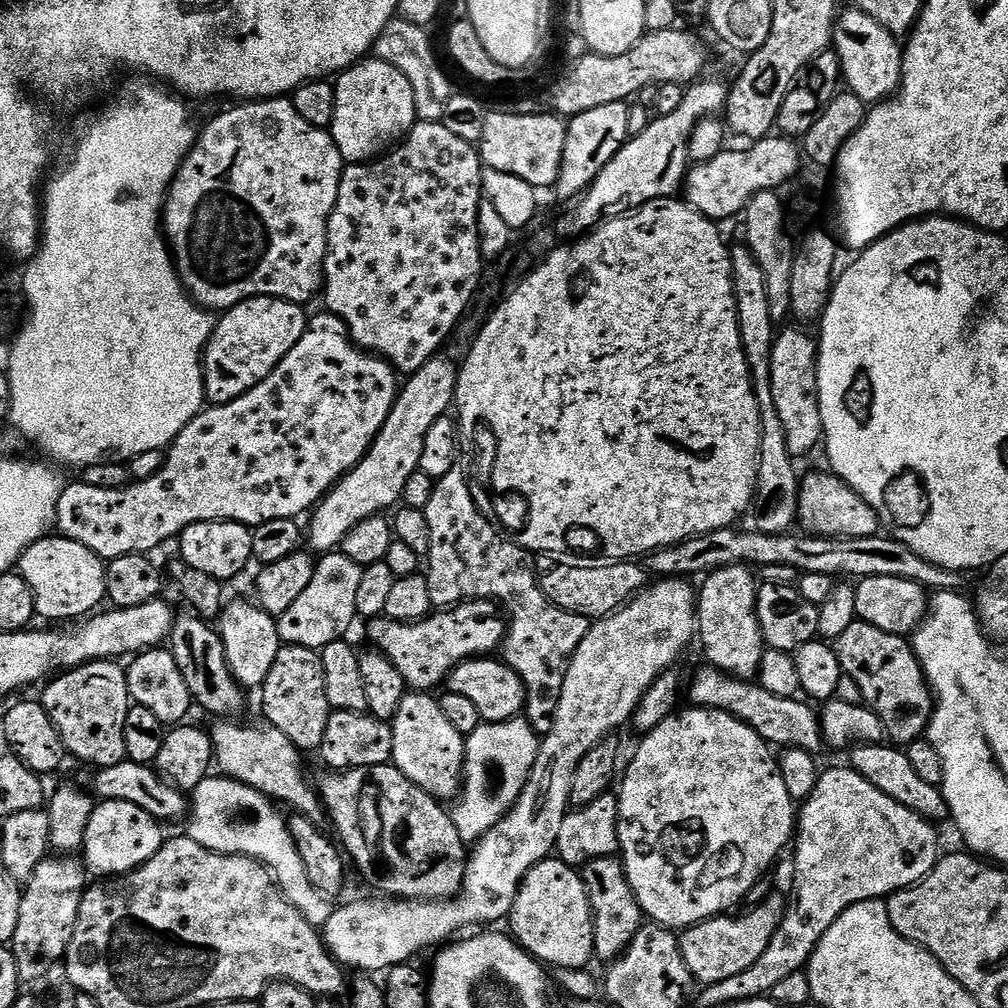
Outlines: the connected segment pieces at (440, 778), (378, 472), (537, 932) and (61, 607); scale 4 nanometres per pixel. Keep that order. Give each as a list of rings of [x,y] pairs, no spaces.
[[[420,690],[409,691],[402,698],[396,716],[390,723],[394,734],[391,763],[402,770],[410,782],[441,802],[448,802],[455,792],[461,791],[466,736],[465,733],[454,730],[446,714],[442,714],[442,706],[435,695]]]
[[[437,354],[426,362],[426,366],[422,366],[418,371],[411,373],[403,381],[396,398],[396,405],[386,418],[382,430],[372,441],[372,446],[363,460],[316,505],[311,513],[311,516],[313,515],[312,529],[309,532],[307,529],[306,540],[307,543],[308,540],[312,543],[310,548],[313,553],[327,554],[333,551],[337,546],[343,545],[346,534],[350,534],[350,530],[354,526],[358,526],[358,522],[362,522],[371,516],[387,513],[387,508],[389,510],[395,509],[401,503],[406,490],[406,482],[410,482],[410,478],[420,467],[422,442],[426,438],[426,430],[430,430],[430,426],[434,426],[434,422],[438,422],[438,418],[449,411],[448,407],[453,407],[457,375],[457,361],[447,360],[444,354]]]
[[[558,858],[538,862],[520,884],[510,913],[511,935],[541,964],[558,968],[589,967],[594,960],[594,922],[583,875]]]
[[[45,534],[35,540],[24,551],[18,565],[18,571],[34,594],[36,615],[44,620],[72,620],[75,616],[87,617],[95,613],[106,600],[106,564],[99,556],[95,556],[82,542],[74,542],[68,536]]]

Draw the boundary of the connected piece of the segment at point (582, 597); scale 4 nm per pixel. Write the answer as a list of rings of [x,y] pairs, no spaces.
[[[568,551],[542,552],[534,560],[534,571],[540,588],[558,607],[566,609],[567,612],[589,618],[611,616],[629,600],[639,596],[649,583],[649,573],[639,563],[595,564],[588,556],[575,556]]]

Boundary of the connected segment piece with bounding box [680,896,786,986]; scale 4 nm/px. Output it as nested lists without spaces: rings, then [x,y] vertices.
[[[772,896],[769,900],[762,901],[757,908],[742,913],[741,916],[736,916],[737,914],[715,916],[712,920],[704,920],[700,924],[695,924],[693,928],[683,929],[680,936],[680,949],[682,958],[686,958],[686,966],[690,966],[693,981],[700,983],[701,980],[701,985],[704,986],[720,984],[722,978],[734,978],[734,974],[742,974],[742,970],[750,970],[750,966],[754,966],[754,962],[758,962],[758,958],[762,958],[766,946],[770,946],[778,926],[784,921],[785,911],[786,900],[780,896]]]

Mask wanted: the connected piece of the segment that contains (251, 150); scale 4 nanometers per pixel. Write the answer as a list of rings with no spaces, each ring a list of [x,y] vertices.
[[[273,98],[240,102],[229,112],[216,116],[197,135],[196,142],[188,152],[186,159],[168,187],[162,213],[162,231],[167,239],[173,260],[176,261],[176,273],[184,283],[184,289],[201,308],[209,310],[227,310],[255,296],[273,296],[279,300],[288,300],[292,304],[308,306],[312,299],[319,297],[324,282],[324,255],[328,253],[328,216],[334,210],[338,198],[338,186],[344,173],[346,162],[334,142],[331,131],[310,126],[298,110],[294,110],[291,99]]]

